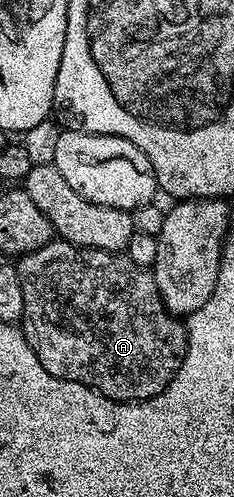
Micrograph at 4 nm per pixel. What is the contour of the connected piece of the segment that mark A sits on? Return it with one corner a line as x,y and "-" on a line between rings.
53,239
50,243
46,243
46,247
33,253
25,253
19,258
18,268
22,279
22,299
24,300
22,332
34,355
38,355
42,367
46,367
50,375
61,377
64,381
82,383
87,389
92,389
111,401
149,401
152,397
157,397
172,382
172,377
180,369
182,359
188,350
188,330
185,322
169,313
168,308
164,306
156,286
156,278
149,270
138,267
124,253
111,253
83,245
71,245
66,239

